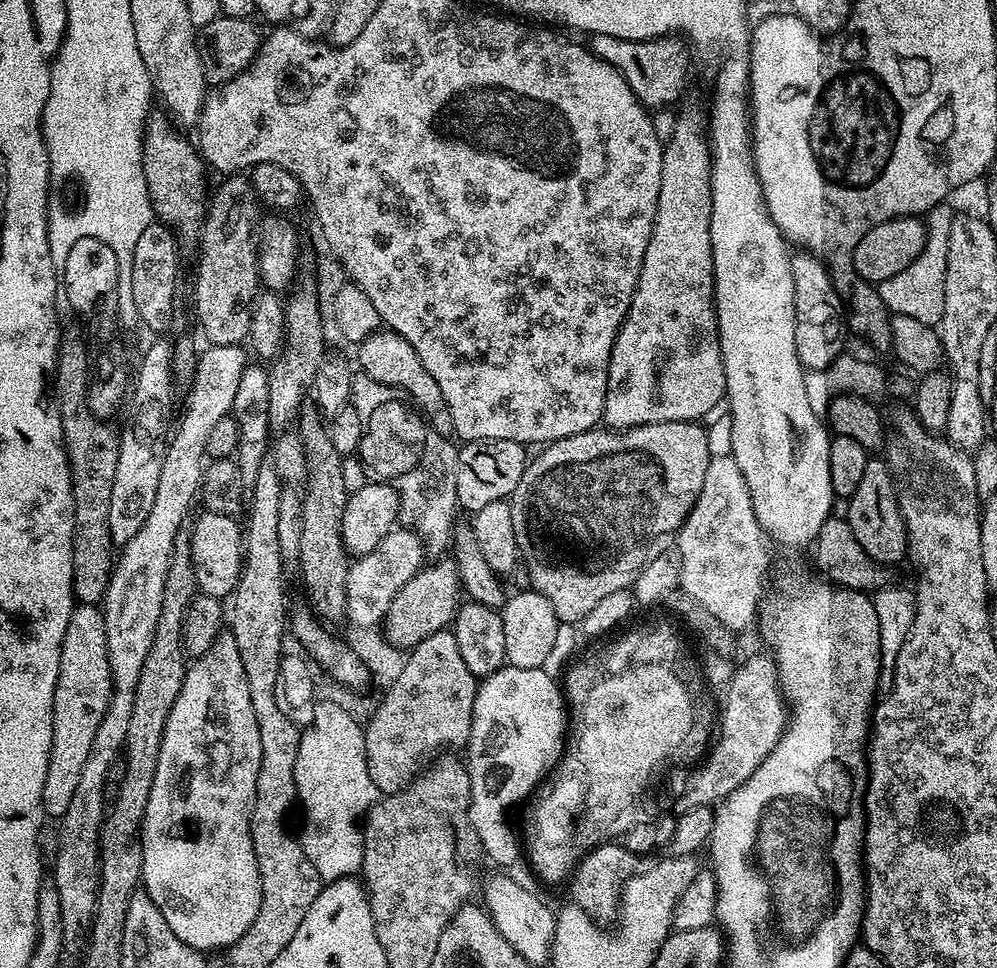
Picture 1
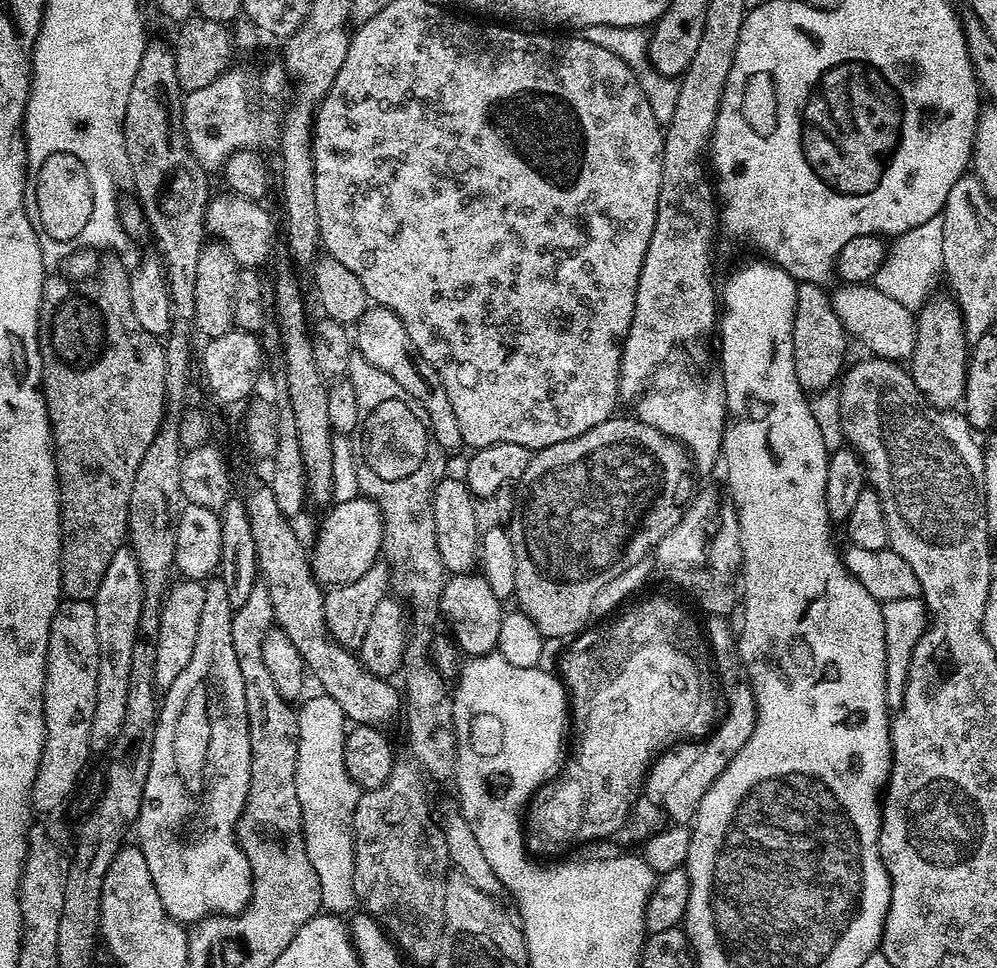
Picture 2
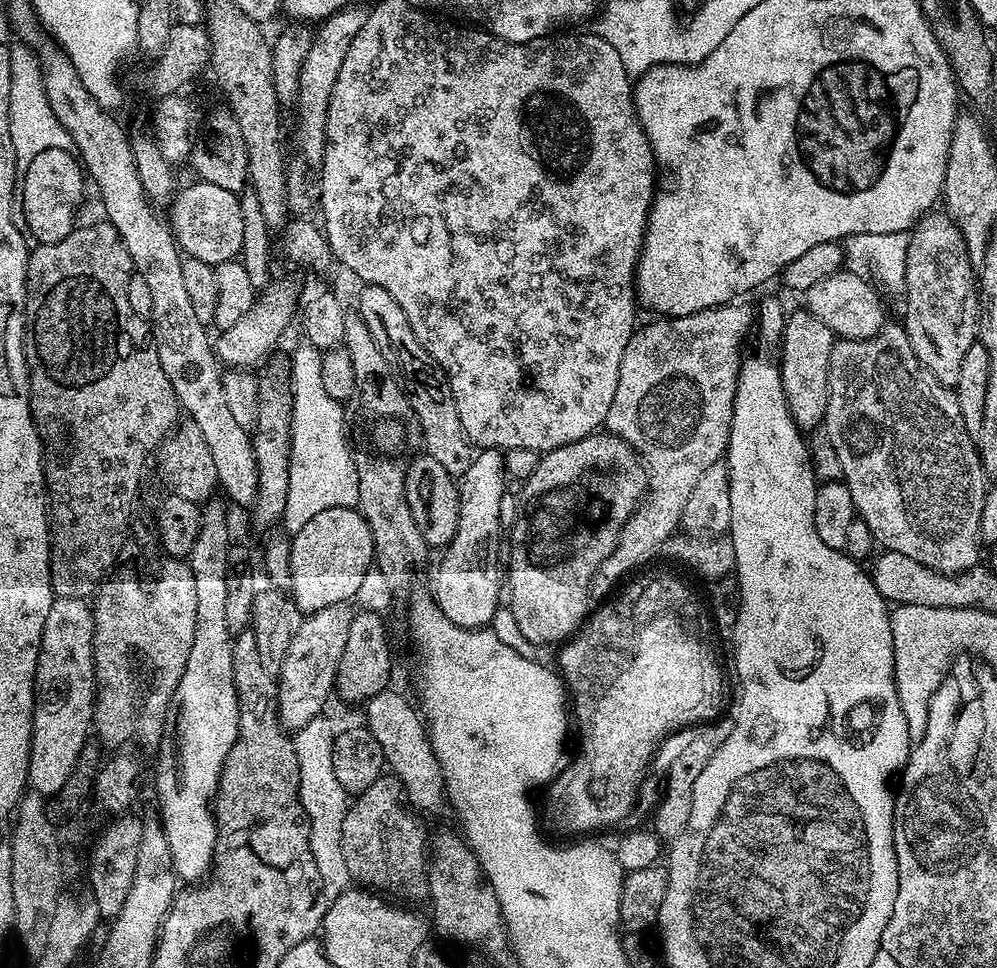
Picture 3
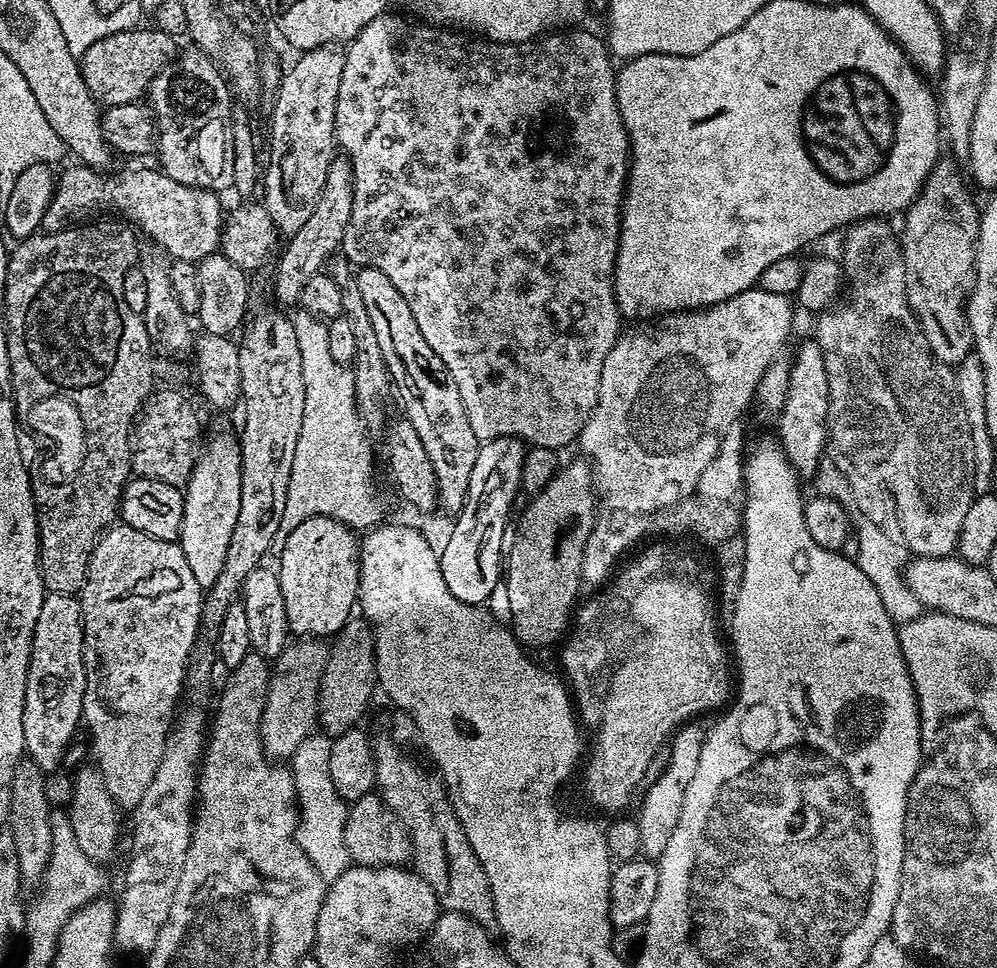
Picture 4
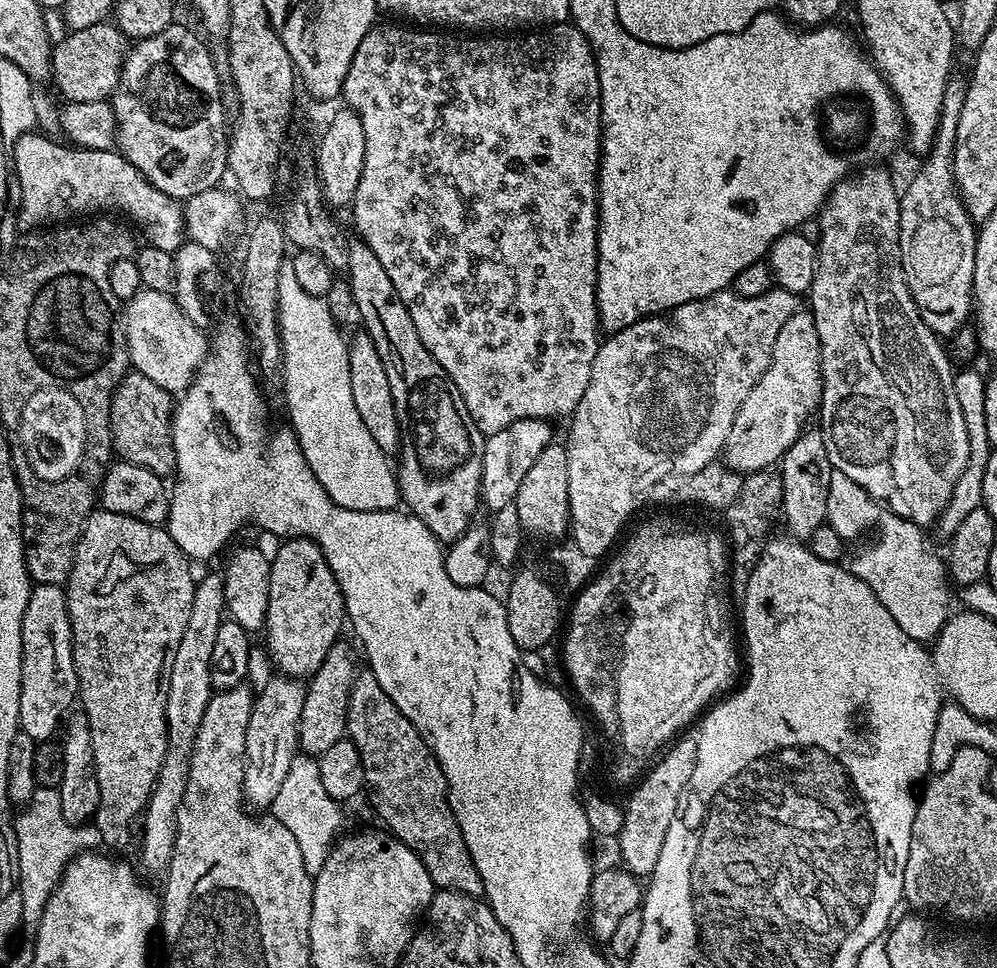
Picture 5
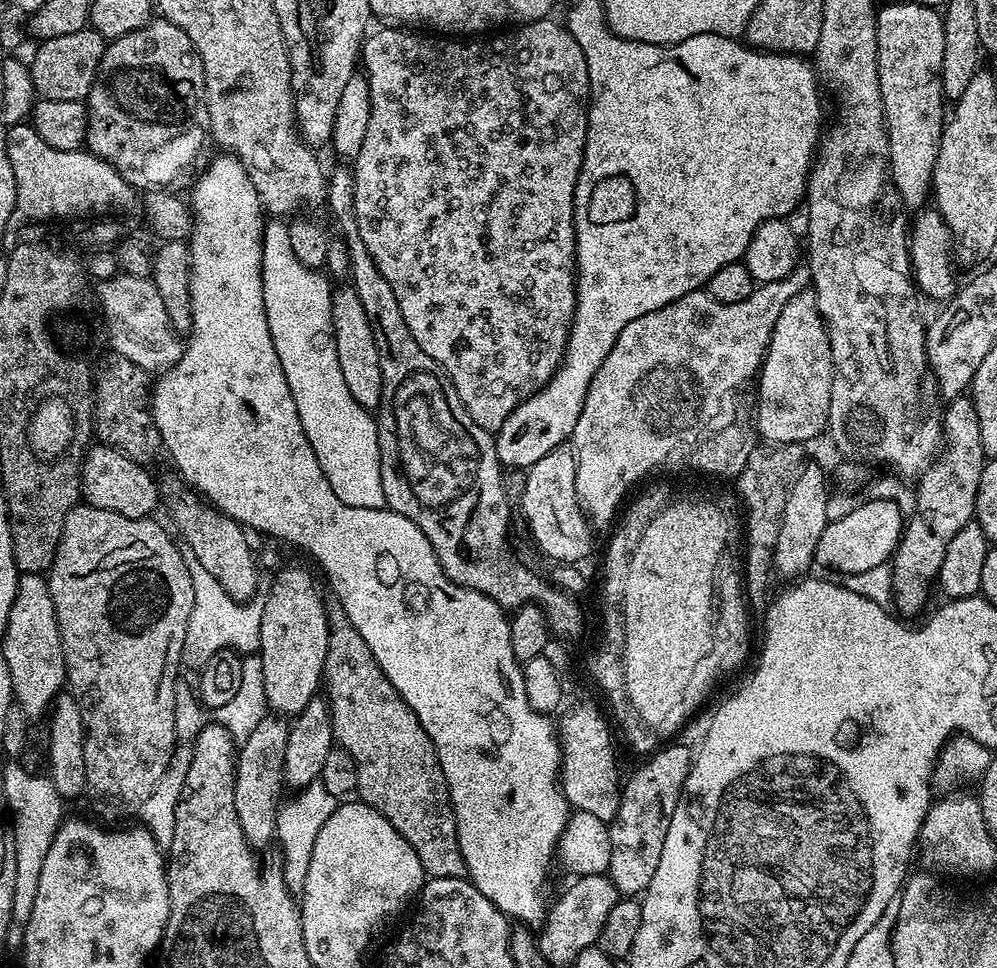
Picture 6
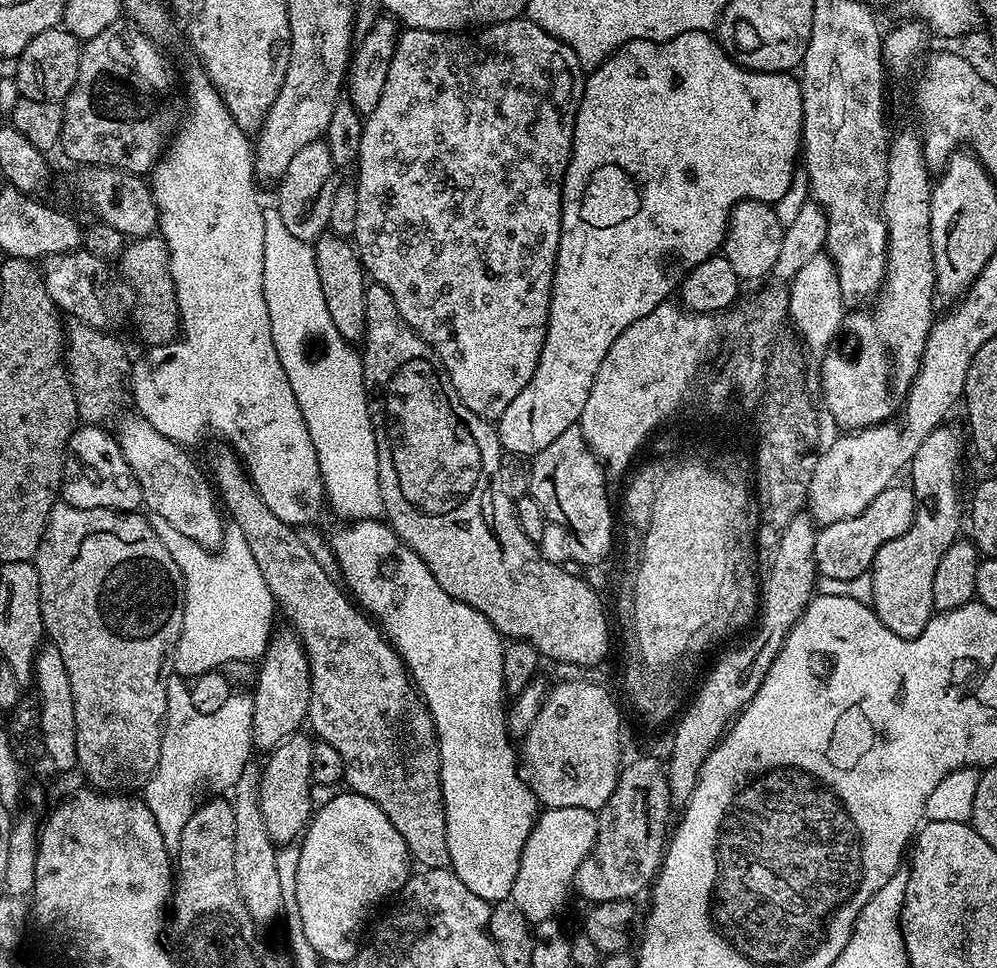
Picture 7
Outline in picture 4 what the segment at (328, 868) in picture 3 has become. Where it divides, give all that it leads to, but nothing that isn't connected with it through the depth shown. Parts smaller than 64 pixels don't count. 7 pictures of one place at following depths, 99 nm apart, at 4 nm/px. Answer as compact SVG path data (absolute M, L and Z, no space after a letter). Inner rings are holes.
M313 732L302 740L290 757L297 799L297 840L303 852L321 874L325 883L332 883L351 865L345 844L347 803L334 790L330 777L330 746L332 740L323 733Z

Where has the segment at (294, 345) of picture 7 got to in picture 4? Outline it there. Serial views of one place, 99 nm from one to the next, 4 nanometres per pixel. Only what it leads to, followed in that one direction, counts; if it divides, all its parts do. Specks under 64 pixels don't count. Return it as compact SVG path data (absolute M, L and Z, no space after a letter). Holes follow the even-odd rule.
M303 310L291 317L298 336L298 350L302 352L302 382L306 392L306 406L302 410L302 432L298 434L298 448L294 450L294 470L286 498L286 513L293 521L308 516L329 516L353 530L371 530L385 519L384 504L376 493L376 464L372 461L372 444L356 409L356 374L351 367L334 362L330 345L326 343L328 325L319 316Z

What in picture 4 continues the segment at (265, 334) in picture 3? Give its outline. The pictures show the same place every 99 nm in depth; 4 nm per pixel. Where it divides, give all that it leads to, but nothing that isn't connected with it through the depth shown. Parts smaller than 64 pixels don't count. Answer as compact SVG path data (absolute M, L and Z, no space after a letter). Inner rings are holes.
M334 158L326 170L326 180L322 182L322 192L306 226L293 236L287 237L284 253L276 264L276 296L279 303L295 305L302 294L302 286L311 276L317 275L337 255L343 245L346 226L352 217L352 163L346 158ZM336 252L336 253L335 253ZM322 267L323 268L320 268ZM284 303L284 304L283 304Z

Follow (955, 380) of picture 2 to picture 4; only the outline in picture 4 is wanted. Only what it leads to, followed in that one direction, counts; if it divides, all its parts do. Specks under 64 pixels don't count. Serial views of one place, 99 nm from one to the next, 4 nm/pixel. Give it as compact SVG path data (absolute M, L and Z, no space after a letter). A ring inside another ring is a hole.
M944 156L937 160L935 166L932 168L930 174L927 176L926 182L920 188L920 193L912 200L912 204L908 209L905 209L903 218L904 226L900 229L901 248L903 250L903 265L905 271L906 281L906 296L907 302L911 307L912 312L919 322L919 326L923 331L927 344L931 348L931 352L944 364L955 366L960 363L962 358L969 355L972 350L972 332L969 330L969 320L967 311L967 302L972 293L972 288L976 281L976 248L977 248L977 234L980 229L979 209L975 208L964 184L964 180L960 174L959 168L956 166L957 161L951 157Z

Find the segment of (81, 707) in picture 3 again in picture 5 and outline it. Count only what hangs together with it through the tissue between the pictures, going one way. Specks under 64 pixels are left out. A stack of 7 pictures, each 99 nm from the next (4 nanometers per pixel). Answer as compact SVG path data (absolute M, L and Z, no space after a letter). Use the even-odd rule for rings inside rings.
M58 584L35 585L30 602L26 602L26 614L22 614L20 731L30 734L30 738L37 742L51 741L55 737L52 735L55 732L57 735L62 721L77 703L79 690L64 588Z

